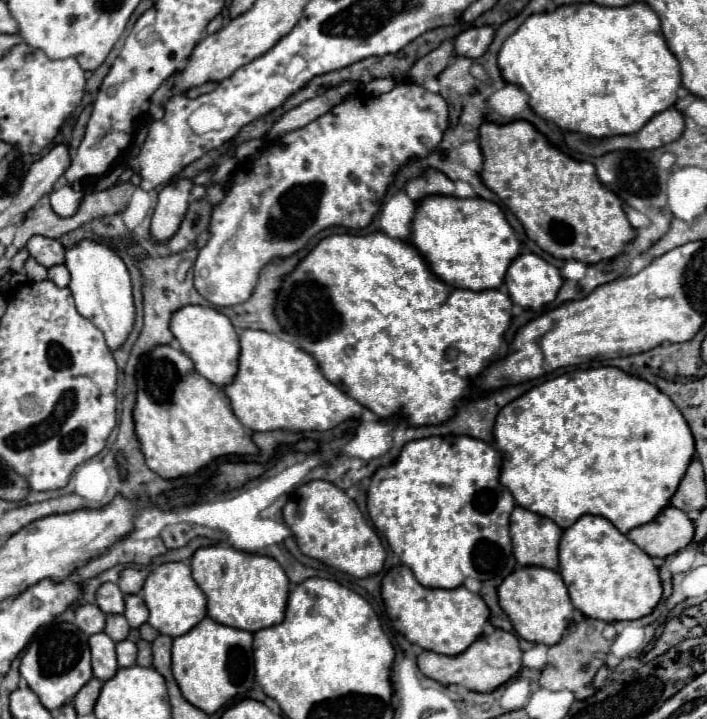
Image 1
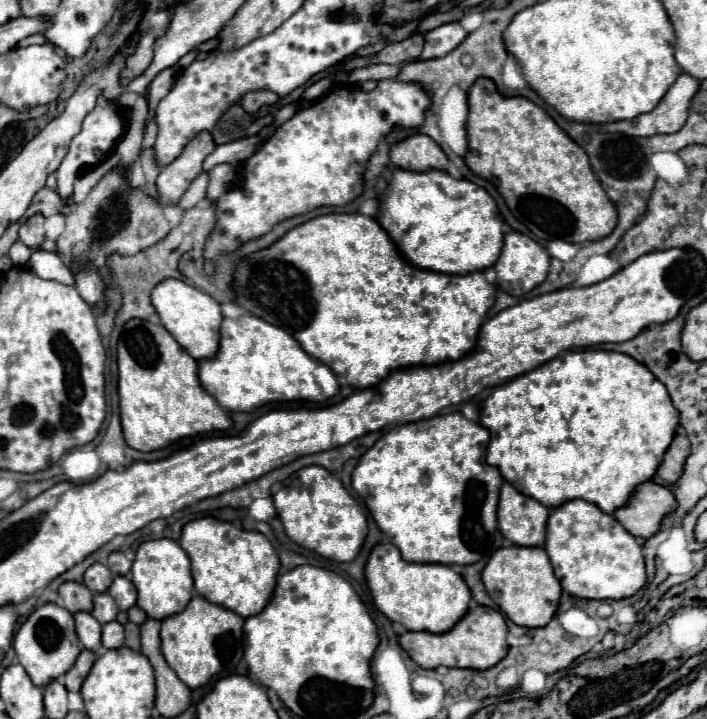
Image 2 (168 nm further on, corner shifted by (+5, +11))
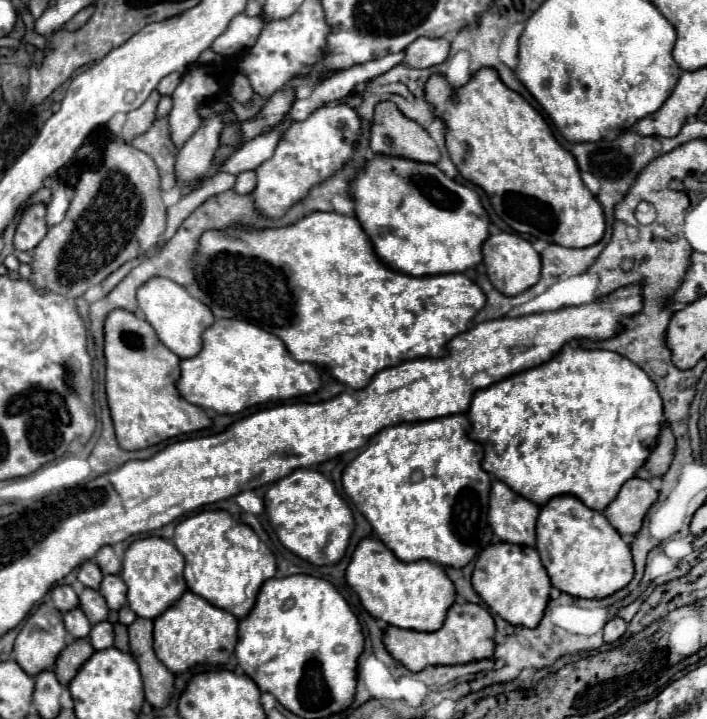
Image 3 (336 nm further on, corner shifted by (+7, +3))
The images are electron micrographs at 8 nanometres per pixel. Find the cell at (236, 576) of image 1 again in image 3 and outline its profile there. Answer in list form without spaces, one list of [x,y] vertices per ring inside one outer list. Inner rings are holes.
[[[227,510],[199,512],[181,520],[175,528],[173,544],[185,556],[187,588],[237,618],[247,616],[261,584],[277,572],[271,550],[247,524],[237,522]]]

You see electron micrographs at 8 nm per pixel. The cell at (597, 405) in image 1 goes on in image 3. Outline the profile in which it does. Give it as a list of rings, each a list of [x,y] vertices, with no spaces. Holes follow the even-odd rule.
[[[565,344],[551,360],[547,360],[547,362],[535,366],[535,368],[523,370],[519,374],[513,374],[513,376],[509,376],[505,380],[499,380],[495,384],[491,384],[489,388],[477,390],[473,394],[473,416],[471,416],[471,412],[467,412],[467,416],[469,416],[469,422],[473,424],[473,430],[469,428],[467,436],[471,436],[471,440],[475,440],[475,442],[481,442],[481,446],[485,448],[485,458],[483,458],[483,470],[485,472],[489,472],[497,480],[505,482],[511,490],[515,490],[517,494],[521,494],[527,500],[535,502],[537,506],[545,506],[555,496],[571,494],[571,496],[577,496],[585,506],[593,508],[593,510],[599,510],[599,512],[603,508],[607,508],[607,504],[615,498],[615,492],[619,492],[619,488],[631,476],[635,476],[637,468],[643,466],[643,462],[651,454],[651,448],[655,446],[657,434],[659,434],[659,430],[663,426],[663,420],[665,420],[663,418],[661,396],[659,396],[655,384],[651,382],[651,378],[637,364],[633,364],[631,360],[619,356],[617,352],[609,352],[609,350],[585,350],[585,348],[571,346],[571,344]]]

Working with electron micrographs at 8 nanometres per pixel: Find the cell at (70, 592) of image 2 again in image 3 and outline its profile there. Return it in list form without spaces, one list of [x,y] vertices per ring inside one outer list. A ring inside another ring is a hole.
[[[55,586],[55,590],[51,590],[51,600],[61,612],[69,612],[79,606],[79,598],[71,586]]]

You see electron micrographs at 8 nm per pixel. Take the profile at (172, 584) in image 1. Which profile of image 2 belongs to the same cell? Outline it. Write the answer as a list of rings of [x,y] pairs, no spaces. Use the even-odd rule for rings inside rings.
[[[169,538],[149,540],[137,548],[135,562],[131,568],[131,580],[139,592],[137,606],[145,610],[147,618],[153,620],[165,620],[183,612],[193,598],[193,576],[189,568],[189,558],[179,546],[179,542]]]

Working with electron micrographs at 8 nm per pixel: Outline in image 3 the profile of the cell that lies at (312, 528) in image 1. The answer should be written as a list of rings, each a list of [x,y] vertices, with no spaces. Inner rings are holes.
[[[297,468],[289,476],[271,484],[263,502],[277,538],[299,558],[321,566],[337,564],[345,556],[353,534],[353,514],[347,502],[335,492],[335,486],[321,472],[313,468]]]

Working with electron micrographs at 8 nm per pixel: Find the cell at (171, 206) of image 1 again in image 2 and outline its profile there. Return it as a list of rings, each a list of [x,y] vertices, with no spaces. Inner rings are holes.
[[[201,132],[185,146],[183,154],[177,160],[173,160],[163,168],[163,172],[157,178],[157,192],[165,204],[169,206],[179,204],[191,180],[201,172],[201,164],[205,156],[211,154],[213,148],[215,144],[211,134]]]

